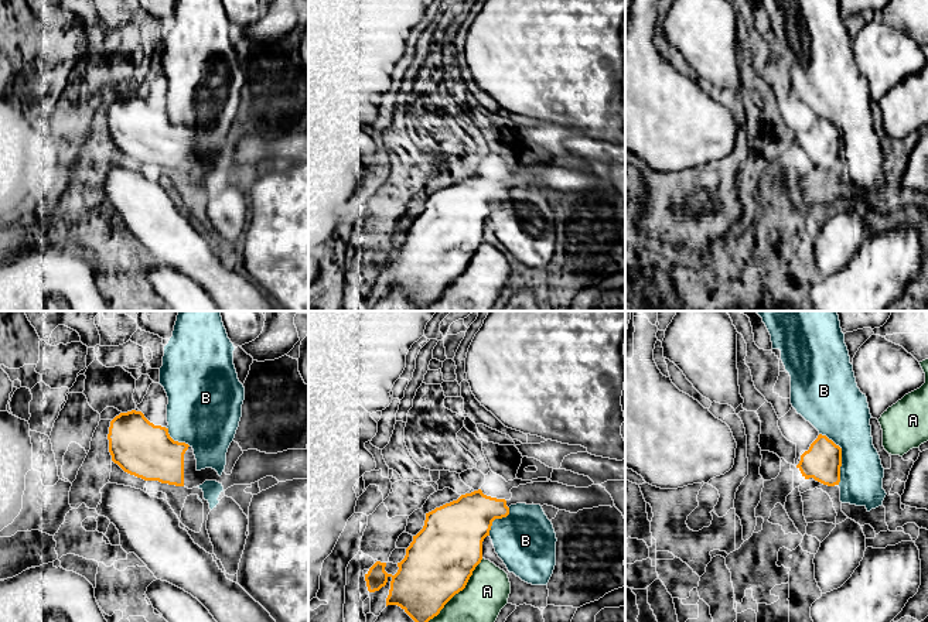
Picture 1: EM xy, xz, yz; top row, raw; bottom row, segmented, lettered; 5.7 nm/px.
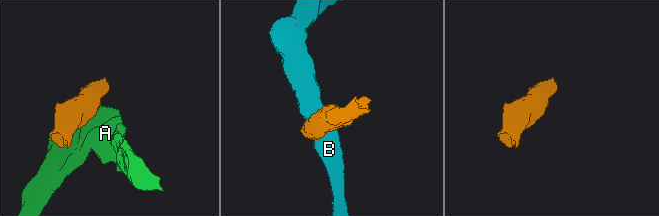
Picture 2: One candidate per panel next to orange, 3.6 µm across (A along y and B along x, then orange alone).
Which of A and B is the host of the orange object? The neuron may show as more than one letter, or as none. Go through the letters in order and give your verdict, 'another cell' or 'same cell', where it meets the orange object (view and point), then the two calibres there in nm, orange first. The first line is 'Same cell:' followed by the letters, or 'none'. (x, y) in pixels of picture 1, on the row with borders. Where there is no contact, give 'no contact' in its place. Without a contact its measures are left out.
Same cell: none
A: another cell | xz (459, 591) | 380/260 nm
B: another cell | yz (840, 455) | 220/320 nm

